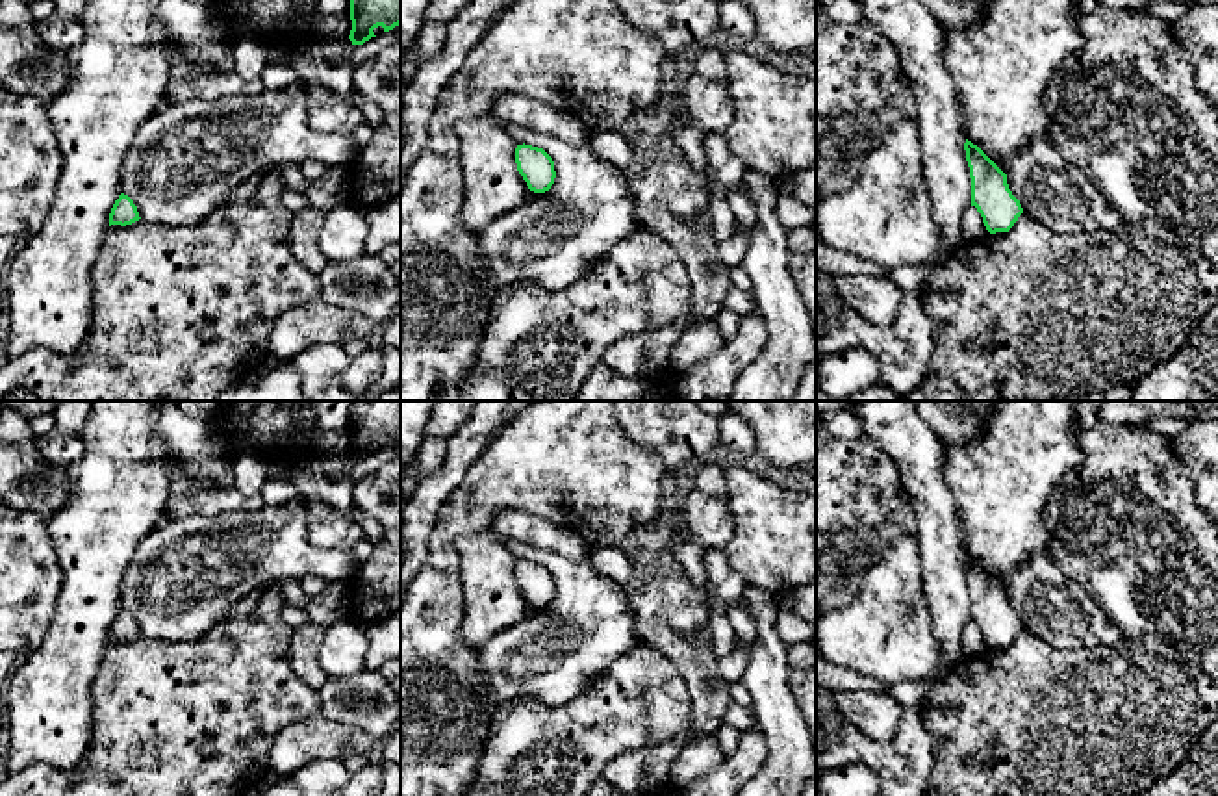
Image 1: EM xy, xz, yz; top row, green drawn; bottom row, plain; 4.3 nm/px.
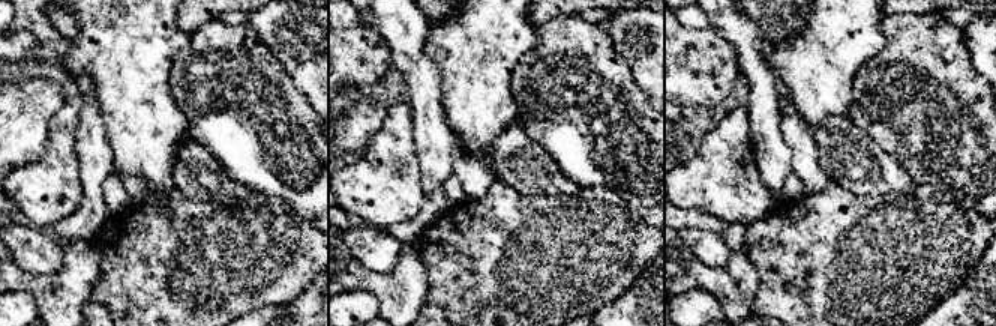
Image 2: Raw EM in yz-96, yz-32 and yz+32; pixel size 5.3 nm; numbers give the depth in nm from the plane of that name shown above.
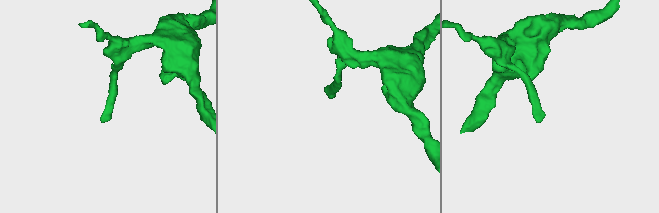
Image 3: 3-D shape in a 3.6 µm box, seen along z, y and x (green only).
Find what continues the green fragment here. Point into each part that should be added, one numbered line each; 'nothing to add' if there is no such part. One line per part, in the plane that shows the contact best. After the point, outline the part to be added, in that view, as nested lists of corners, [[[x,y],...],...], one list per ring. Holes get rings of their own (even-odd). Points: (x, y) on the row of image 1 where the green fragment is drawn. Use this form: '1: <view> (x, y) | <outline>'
nothing to add

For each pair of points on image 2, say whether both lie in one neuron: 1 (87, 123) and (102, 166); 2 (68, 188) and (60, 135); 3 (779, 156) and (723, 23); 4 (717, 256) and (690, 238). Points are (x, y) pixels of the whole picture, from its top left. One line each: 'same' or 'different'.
1: same
2: same
3: same
4: same

